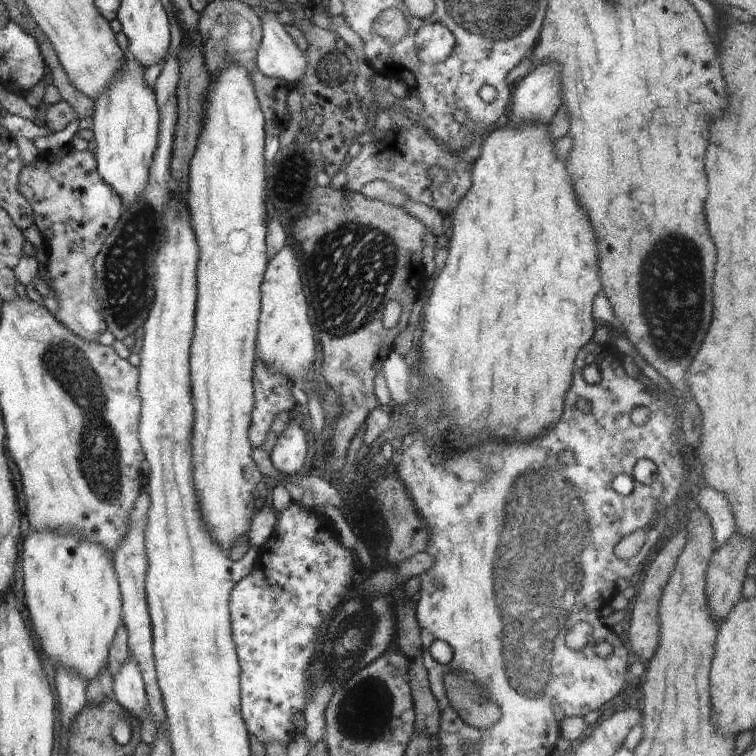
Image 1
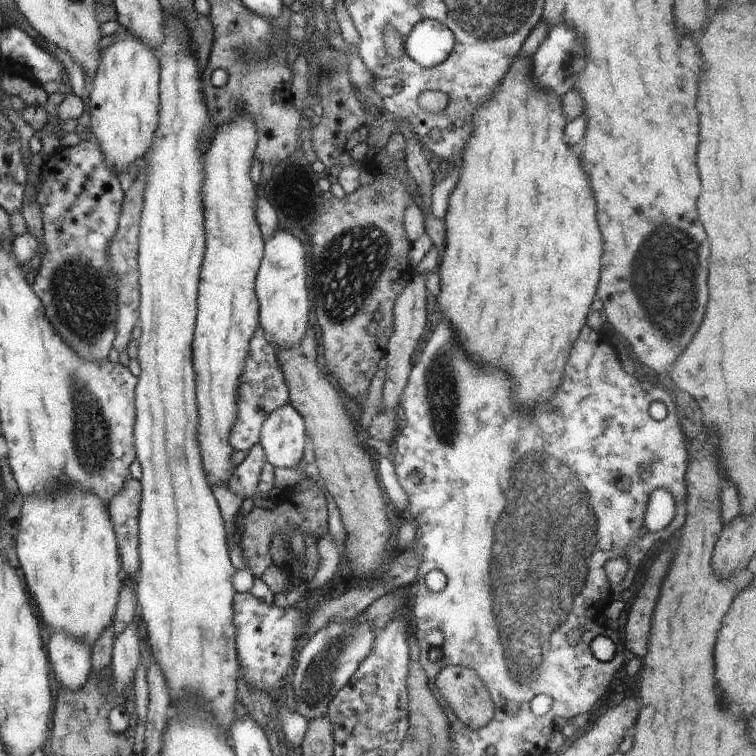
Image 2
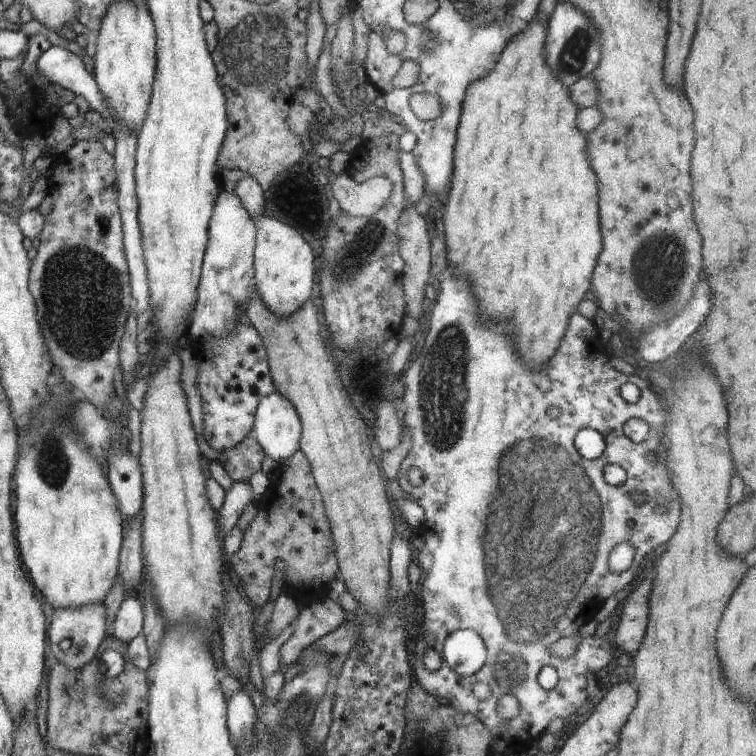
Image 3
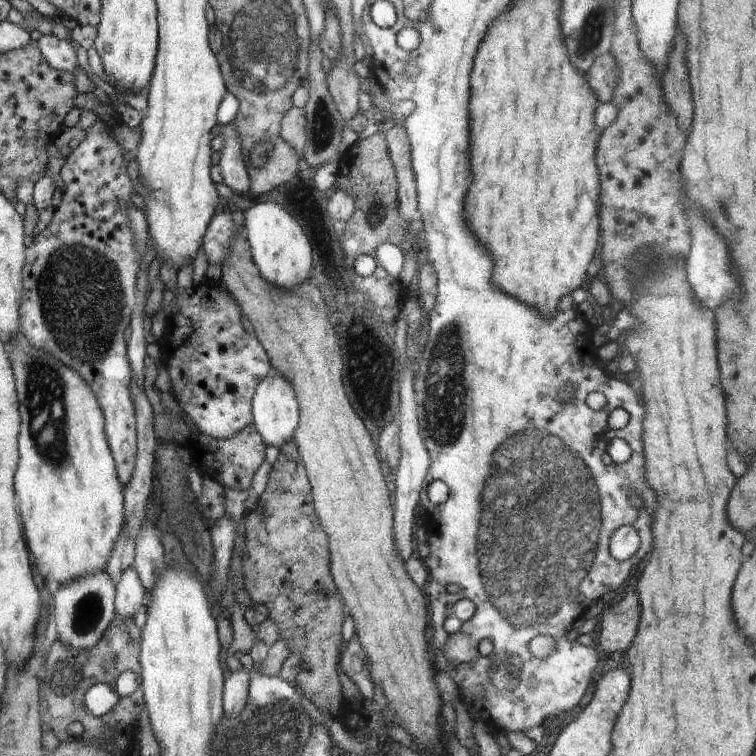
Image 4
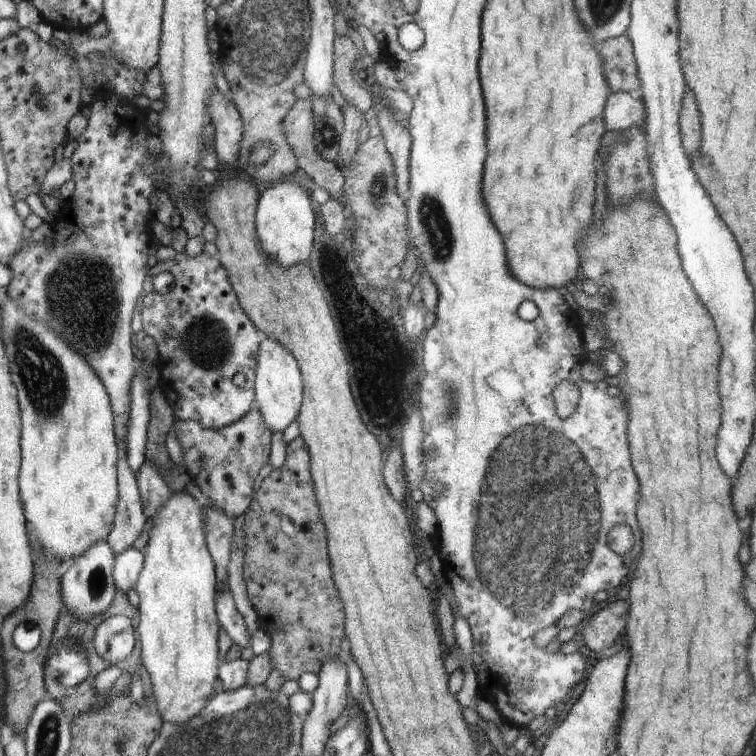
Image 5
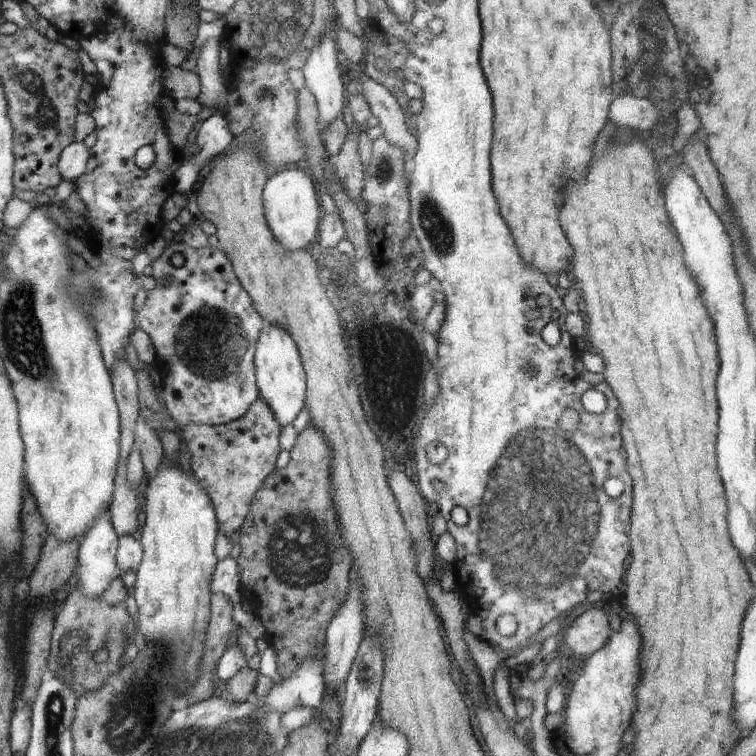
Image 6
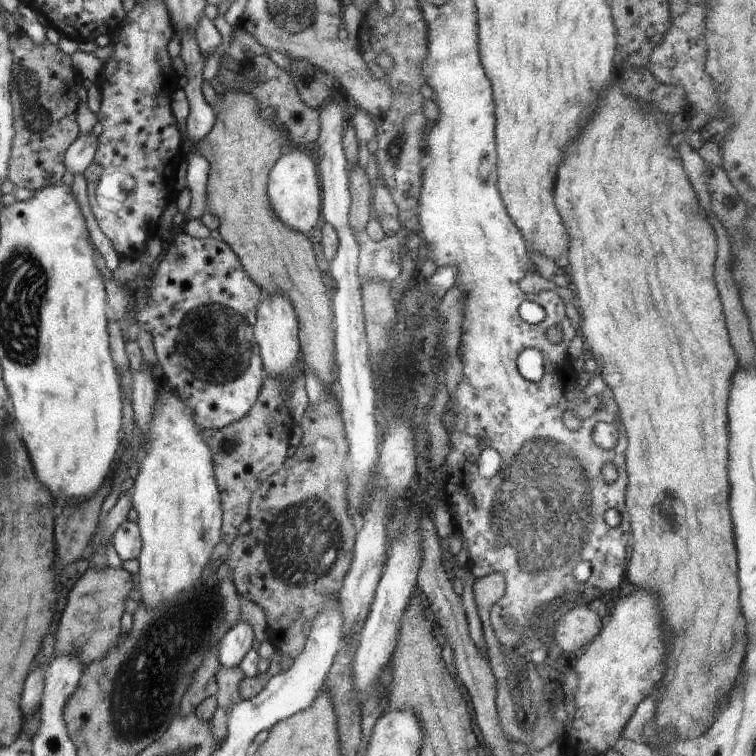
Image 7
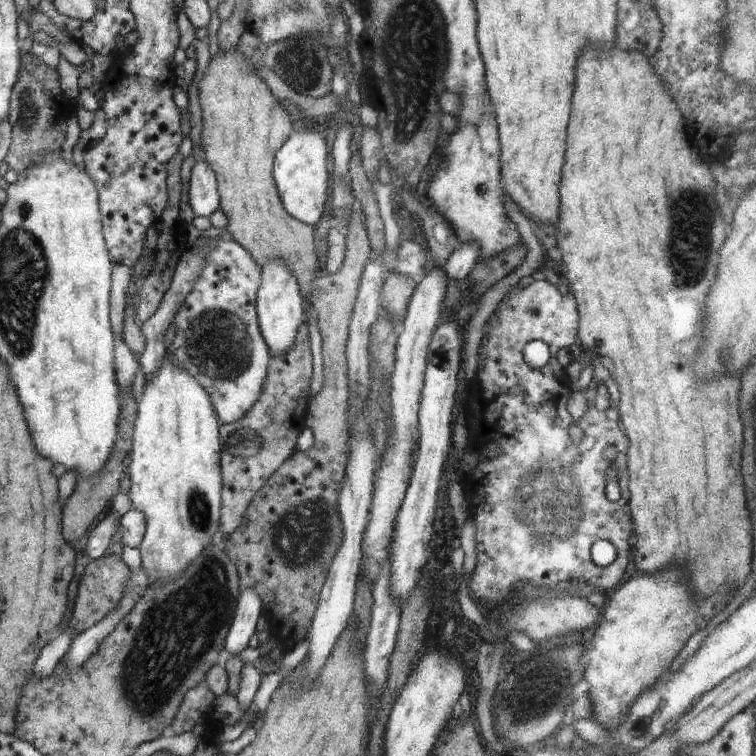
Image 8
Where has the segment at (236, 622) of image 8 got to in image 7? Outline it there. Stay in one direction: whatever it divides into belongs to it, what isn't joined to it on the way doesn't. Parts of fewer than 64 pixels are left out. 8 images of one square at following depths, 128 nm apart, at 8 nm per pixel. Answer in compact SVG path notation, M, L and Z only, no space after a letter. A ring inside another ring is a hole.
M240 619L238 624L220 639L219 664L227 669L238 667L246 653L252 649L252 642L254 642L252 627Z

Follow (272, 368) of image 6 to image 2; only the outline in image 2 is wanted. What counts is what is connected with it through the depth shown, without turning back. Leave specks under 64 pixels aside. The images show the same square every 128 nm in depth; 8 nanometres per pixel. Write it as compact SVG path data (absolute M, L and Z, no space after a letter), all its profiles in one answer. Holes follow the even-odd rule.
M286 403L266 417L259 441L272 466L296 468L307 448L306 438L304 419Z

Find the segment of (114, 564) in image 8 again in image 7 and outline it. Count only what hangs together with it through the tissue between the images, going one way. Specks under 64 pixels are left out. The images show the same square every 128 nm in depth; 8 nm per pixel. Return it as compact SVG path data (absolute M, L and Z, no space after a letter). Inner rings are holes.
M91 566L69 592L58 629L54 634L55 657L76 655L82 666L103 659L121 636L120 620L124 603L136 589L132 574L125 569Z

